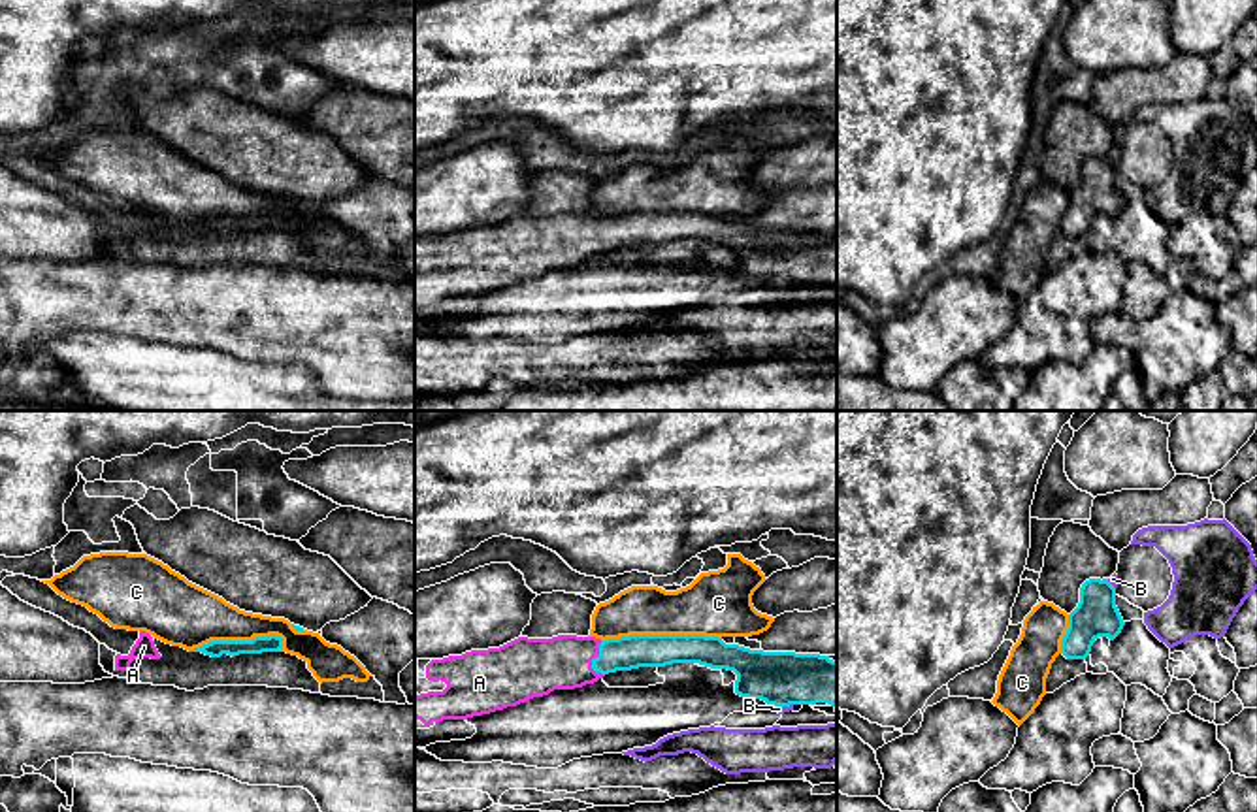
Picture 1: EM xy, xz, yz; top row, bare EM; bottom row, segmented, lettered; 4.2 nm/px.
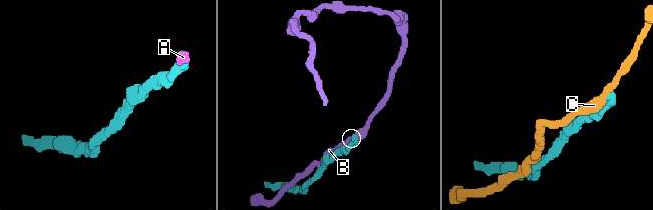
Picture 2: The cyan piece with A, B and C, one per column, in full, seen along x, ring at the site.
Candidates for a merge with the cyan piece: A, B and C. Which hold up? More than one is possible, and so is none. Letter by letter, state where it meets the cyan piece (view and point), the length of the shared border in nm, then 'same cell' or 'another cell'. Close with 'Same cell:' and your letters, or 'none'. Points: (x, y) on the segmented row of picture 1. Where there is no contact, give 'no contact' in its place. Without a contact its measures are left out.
A: xz (592, 660) | 150 nm | same cell
B: xz (784, 705) | 70 nm | another cell
C: xz (660, 635) | 500 nm | another cell
Same cell: A

